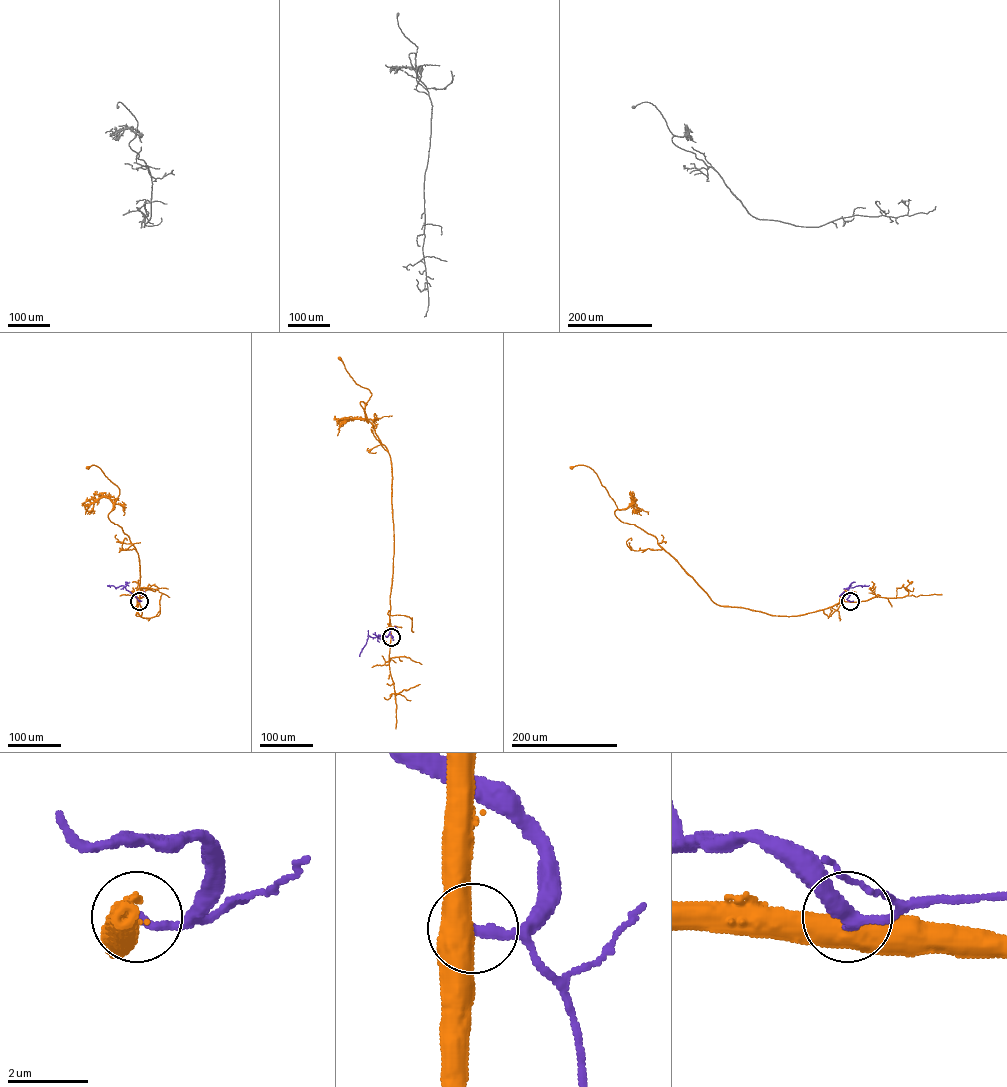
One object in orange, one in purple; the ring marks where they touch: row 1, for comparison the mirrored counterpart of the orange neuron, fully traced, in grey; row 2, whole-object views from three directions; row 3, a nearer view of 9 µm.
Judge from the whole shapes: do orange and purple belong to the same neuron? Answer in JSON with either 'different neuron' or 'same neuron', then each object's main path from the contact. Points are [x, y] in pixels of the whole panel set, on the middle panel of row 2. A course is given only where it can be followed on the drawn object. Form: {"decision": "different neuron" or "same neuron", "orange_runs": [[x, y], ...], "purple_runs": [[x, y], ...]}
{"decision": "different neuron", "orange_runs": [[391, 637], [394, 539], [390, 458], [360, 403], [363, 401], [365, 405], [371, 393], [356, 384], [339, 358]], "purple_runs": [[391, 637], [390, 634], [369, 636], [359, 656]]}

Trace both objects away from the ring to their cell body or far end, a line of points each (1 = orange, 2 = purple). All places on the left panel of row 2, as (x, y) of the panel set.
1: (139, 601), (138, 554), (121, 527), (108, 517), (114, 508), (119, 489), (98, 467), (87, 467)
2: (139, 601), (123, 586), (107, 585)

